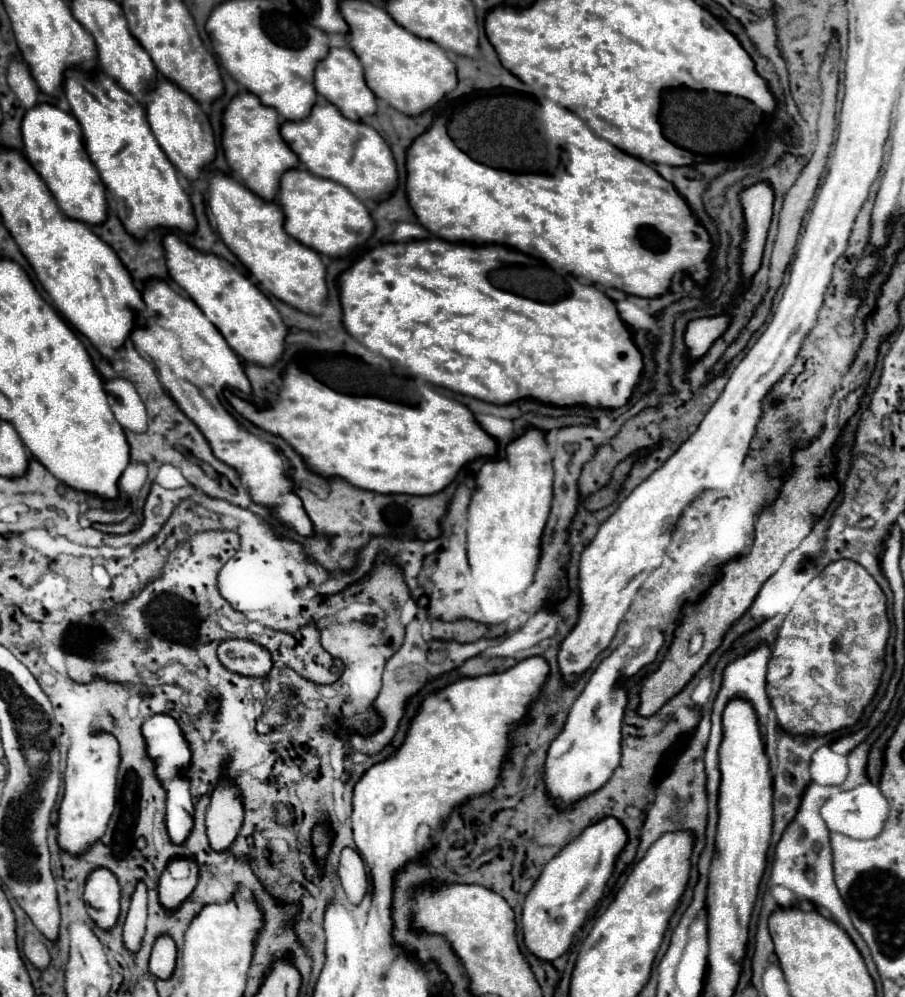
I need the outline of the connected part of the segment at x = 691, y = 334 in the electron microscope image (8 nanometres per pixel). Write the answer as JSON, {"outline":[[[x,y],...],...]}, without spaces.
{"outline":[[[726,314],[690,322],[686,328],[686,334],[684,334],[688,352],[690,352],[690,360],[704,356],[710,350],[710,346],[714,344],[714,340],[724,334],[724,330],[728,328],[728,322],[730,322],[730,316],[726,316]]]}

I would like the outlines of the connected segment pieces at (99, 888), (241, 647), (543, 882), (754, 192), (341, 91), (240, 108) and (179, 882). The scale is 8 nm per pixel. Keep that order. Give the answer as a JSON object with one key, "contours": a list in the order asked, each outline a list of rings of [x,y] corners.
{"contours":[[[[94,868],[86,880],[84,902],[90,918],[102,928],[110,930],[120,912],[120,886],[108,868]]],[[[226,640],[218,646],[218,660],[234,674],[262,678],[272,668],[270,652],[250,640]]],[[[606,816],[574,838],[554,860],[546,864],[542,876],[528,892],[522,908],[522,932],[528,950],[540,960],[556,960],[572,945],[574,934],[584,925],[588,912],[603,896],[608,878],[614,872],[614,864],[628,842],[628,832]]],[[[760,182],[750,188],[746,188],[740,194],[740,202],[744,208],[744,244],[742,244],[742,276],[744,282],[748,282],[756,270],[760,268],[762,252],[764,252],[764,242],[770,226],[770,216],[772,216],[772,202],[774,202],[774,192],[768,184]]],[[[330,48],[328,56],[316,66],[314,86],[322,98],[334,104],[348,120],[364,120],[376,112],[376,96],[366,86],[364,70],[358,56],[350,48]]],[[[238,94],[224,110],[222,148],[230,167],[231,175],[250,192],[258,192],[264,200],[276,200],[278,180],[286,168],[298,168],[300,160],[286,148],[280,136],[280,116],[274,108],[266,108],[254,94]]],[[[192,862],[188,878],[172,878],[170,872],[162,872],[160,876],[160,904],[168,910],[176,910],[196,888],[198,882],[198,866]]]]}

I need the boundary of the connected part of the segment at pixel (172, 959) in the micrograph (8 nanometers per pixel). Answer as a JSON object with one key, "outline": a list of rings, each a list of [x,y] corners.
{"outline":[[[160,936],[152,948],[150,956],[150,974],[154,978],[170,978],[176,964],[176,944],[170,936]]]}

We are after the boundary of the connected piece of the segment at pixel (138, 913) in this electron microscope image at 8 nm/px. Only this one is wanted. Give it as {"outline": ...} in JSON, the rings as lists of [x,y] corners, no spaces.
{"outline":[[[138,882],[124,922],[124,944],[128,950],[136,952],[140,948],[144,930],[146,930],[146,884]]]}

